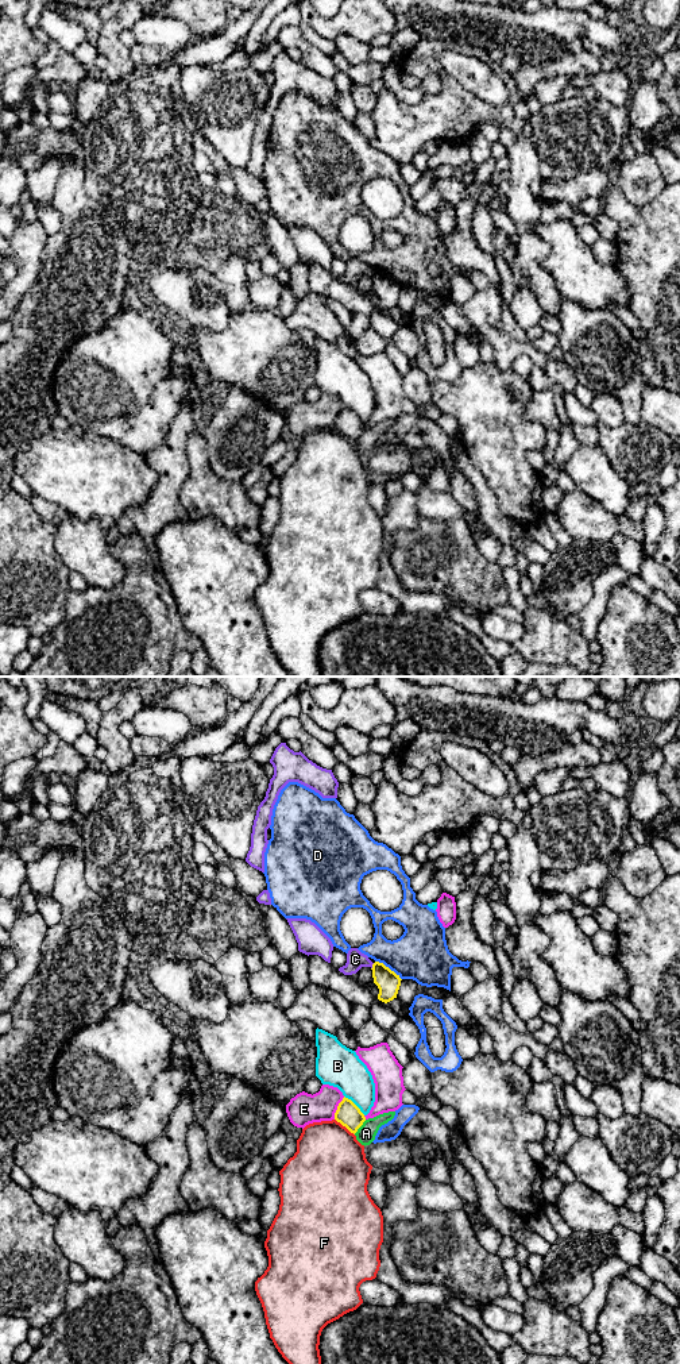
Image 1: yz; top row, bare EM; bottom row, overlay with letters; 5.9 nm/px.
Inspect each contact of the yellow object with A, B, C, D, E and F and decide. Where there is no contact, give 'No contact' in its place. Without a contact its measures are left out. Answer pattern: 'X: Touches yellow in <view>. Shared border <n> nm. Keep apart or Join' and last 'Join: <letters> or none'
A: Touches yellow in yz. Shared border 120 nm. Keep apart
B: Touches yellow in yz. Shared border 170 nm. Keep apart
C: Touches yellow in yz. Shared border 40 nm. Keep apart
D: Touches yellow in yz. Shared border 200 nm. Keep apart
E: Touches yellow in yz. Shared border 150 nm. Keep apart
F: Touches yellow in yz. Shared border 160 nm. Keep apart
Join: none

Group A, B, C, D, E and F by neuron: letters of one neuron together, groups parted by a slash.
A / B / C / D / E / F

